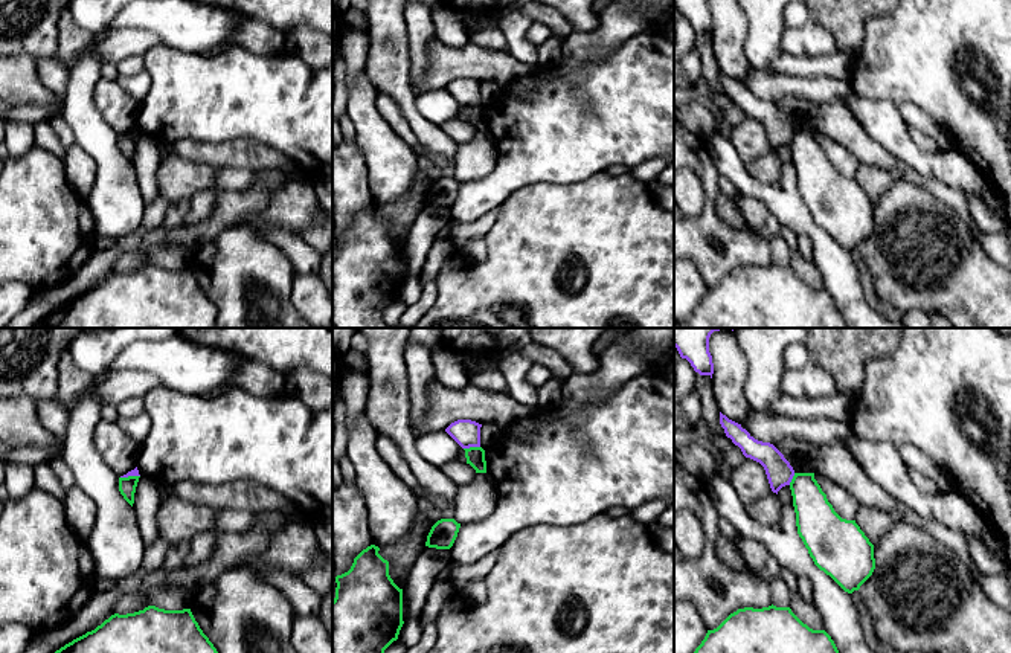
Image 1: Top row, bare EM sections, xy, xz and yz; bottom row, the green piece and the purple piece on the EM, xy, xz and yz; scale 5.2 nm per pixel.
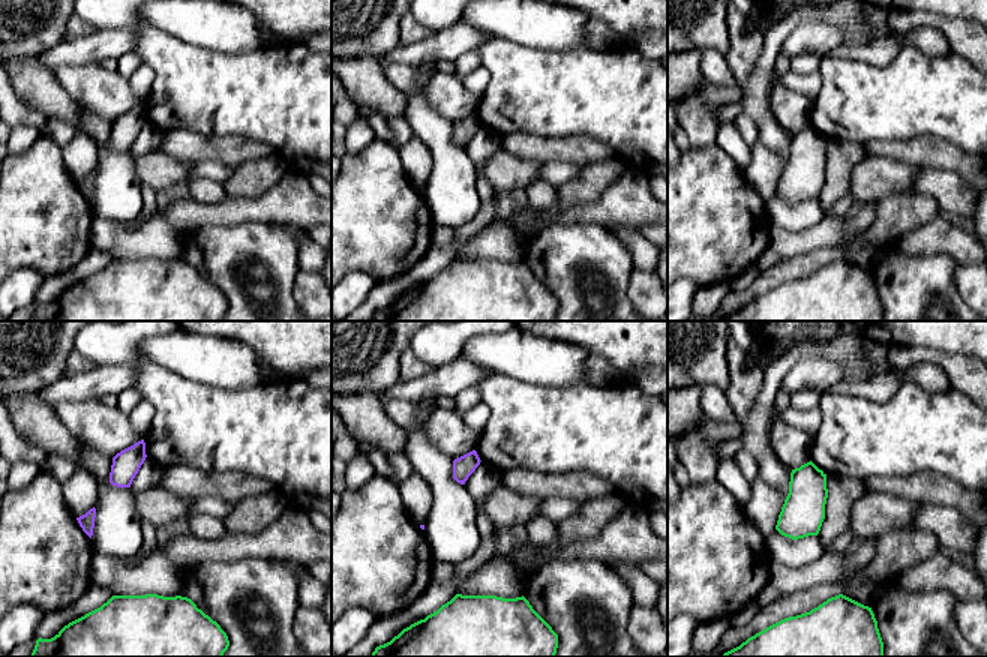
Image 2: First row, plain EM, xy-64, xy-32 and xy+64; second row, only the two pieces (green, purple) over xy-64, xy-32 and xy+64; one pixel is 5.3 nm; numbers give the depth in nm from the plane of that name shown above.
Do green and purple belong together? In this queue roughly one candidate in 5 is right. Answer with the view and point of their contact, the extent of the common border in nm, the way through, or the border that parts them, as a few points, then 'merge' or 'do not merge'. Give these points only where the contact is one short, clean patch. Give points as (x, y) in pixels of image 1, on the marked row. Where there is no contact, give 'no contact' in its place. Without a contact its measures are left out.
meets green in xz at (471, 447); contact 90 nm long; border along xz (479, 446), (464, 449); do not merge

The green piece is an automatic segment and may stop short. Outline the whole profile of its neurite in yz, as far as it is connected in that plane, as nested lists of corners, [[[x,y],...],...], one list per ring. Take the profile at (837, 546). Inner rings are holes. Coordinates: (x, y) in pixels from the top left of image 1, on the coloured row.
[[[794,473],[790,490],[796,513],[798,534],[814,565],[830,575],[845,592],[852,593],[875,569],[874,545],[855,523],[842,519],[828,502],[826,494],[814,479],[814,473]]]

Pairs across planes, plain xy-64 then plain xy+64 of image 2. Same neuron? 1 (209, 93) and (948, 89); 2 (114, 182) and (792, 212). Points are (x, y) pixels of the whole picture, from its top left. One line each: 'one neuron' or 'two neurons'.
1: one neuron
2: one neuron

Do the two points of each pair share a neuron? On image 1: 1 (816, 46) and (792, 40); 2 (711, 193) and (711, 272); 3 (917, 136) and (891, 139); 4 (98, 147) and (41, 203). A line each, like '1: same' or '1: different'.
1: same
2: same
3: different
4: different

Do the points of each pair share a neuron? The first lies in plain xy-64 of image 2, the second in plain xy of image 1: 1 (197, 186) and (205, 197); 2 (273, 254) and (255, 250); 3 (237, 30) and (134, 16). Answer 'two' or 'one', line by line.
1: one
2: one
3: one

